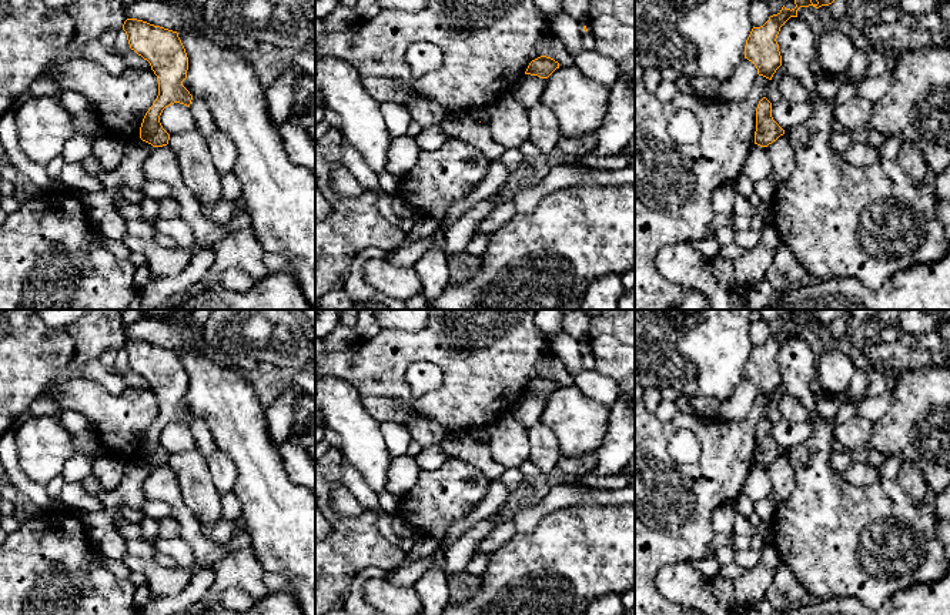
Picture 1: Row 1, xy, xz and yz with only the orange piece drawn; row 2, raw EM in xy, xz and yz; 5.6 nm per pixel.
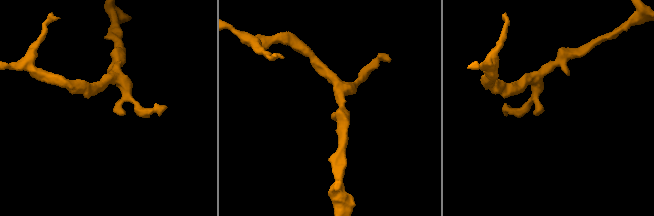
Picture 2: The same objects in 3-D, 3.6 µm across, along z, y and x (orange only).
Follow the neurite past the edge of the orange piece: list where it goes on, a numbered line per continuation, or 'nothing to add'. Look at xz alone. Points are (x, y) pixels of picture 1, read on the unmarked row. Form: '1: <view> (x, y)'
nothing to add

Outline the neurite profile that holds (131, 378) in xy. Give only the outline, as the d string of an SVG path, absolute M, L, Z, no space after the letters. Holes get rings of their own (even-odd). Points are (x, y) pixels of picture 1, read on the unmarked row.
M113 367L111 372L120 375L127 384L127 387L133 387L136 390L151 390L150 382L131 368L126 370L124 372L120 372L116 367Z

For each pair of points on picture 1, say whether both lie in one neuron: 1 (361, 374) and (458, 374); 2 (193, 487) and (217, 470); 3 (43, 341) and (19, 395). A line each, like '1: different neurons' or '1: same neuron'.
1: same neuron
2: different neurons
3: same neuron

